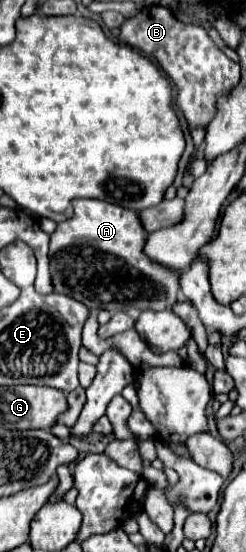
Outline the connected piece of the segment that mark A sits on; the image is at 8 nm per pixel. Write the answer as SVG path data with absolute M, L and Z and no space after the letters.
M73 199L73 217L51 235L51 275L57 293L65 293L89 309L125 311L171 309L177 303L179 273L151 261L143 253L145 229L135 211L99 199Z

